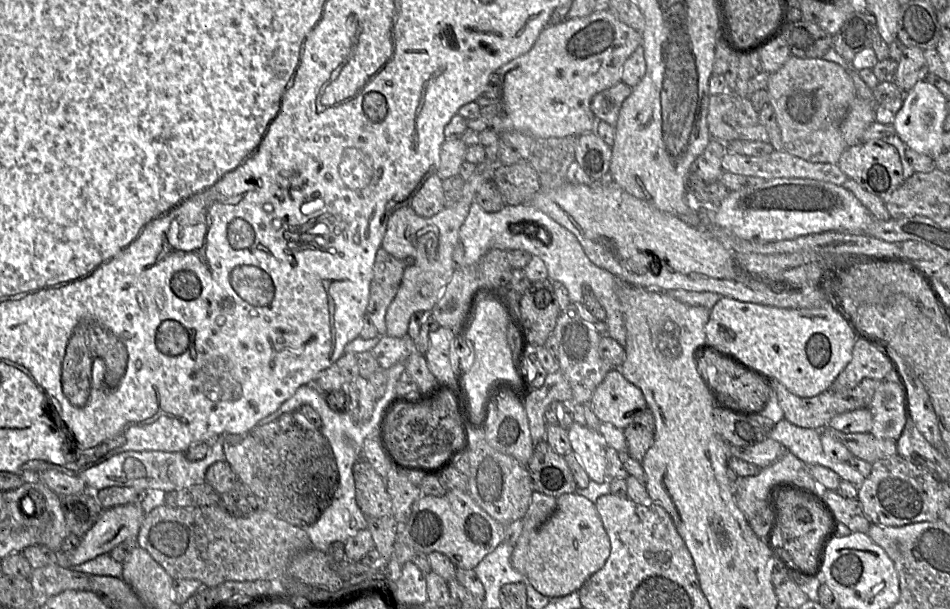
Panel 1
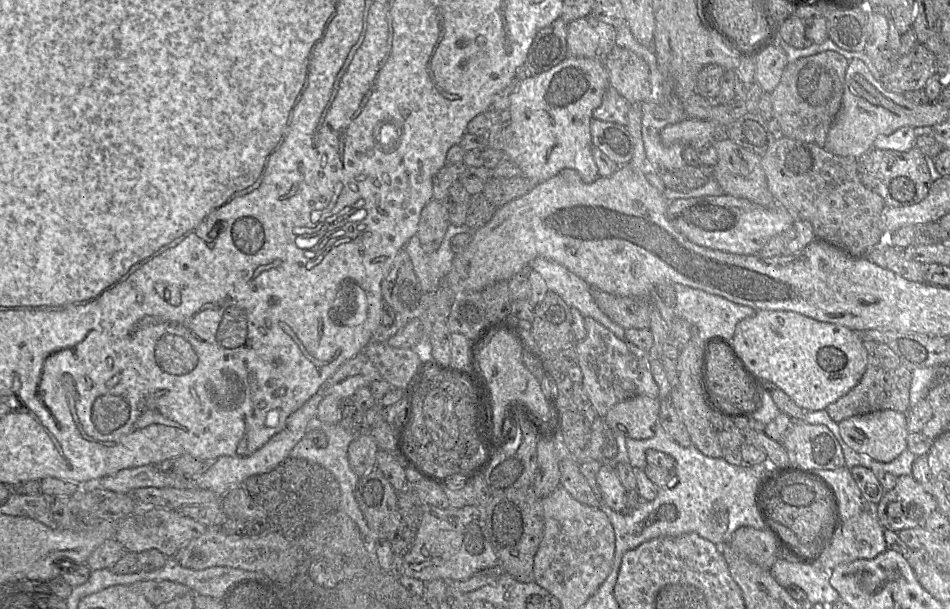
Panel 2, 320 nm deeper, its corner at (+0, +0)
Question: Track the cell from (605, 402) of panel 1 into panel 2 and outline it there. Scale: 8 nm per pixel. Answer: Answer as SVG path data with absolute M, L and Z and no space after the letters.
M638 395L615 404L604 420L616 436L632 439L652 438L660 412L659 398Z

